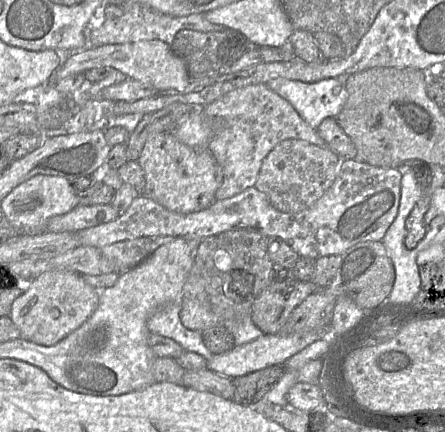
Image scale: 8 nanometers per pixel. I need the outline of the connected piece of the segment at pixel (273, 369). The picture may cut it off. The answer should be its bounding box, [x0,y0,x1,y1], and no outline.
[233,365,283,405]

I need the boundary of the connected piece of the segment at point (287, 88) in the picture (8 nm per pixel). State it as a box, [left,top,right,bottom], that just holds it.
[267,78,348,129]

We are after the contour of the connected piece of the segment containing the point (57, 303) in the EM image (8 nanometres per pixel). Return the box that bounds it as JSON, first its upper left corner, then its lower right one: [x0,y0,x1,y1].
[10,271,100,346]

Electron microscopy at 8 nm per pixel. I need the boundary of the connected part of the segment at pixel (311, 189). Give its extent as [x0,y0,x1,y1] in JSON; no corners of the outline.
[255,139,341,213]

